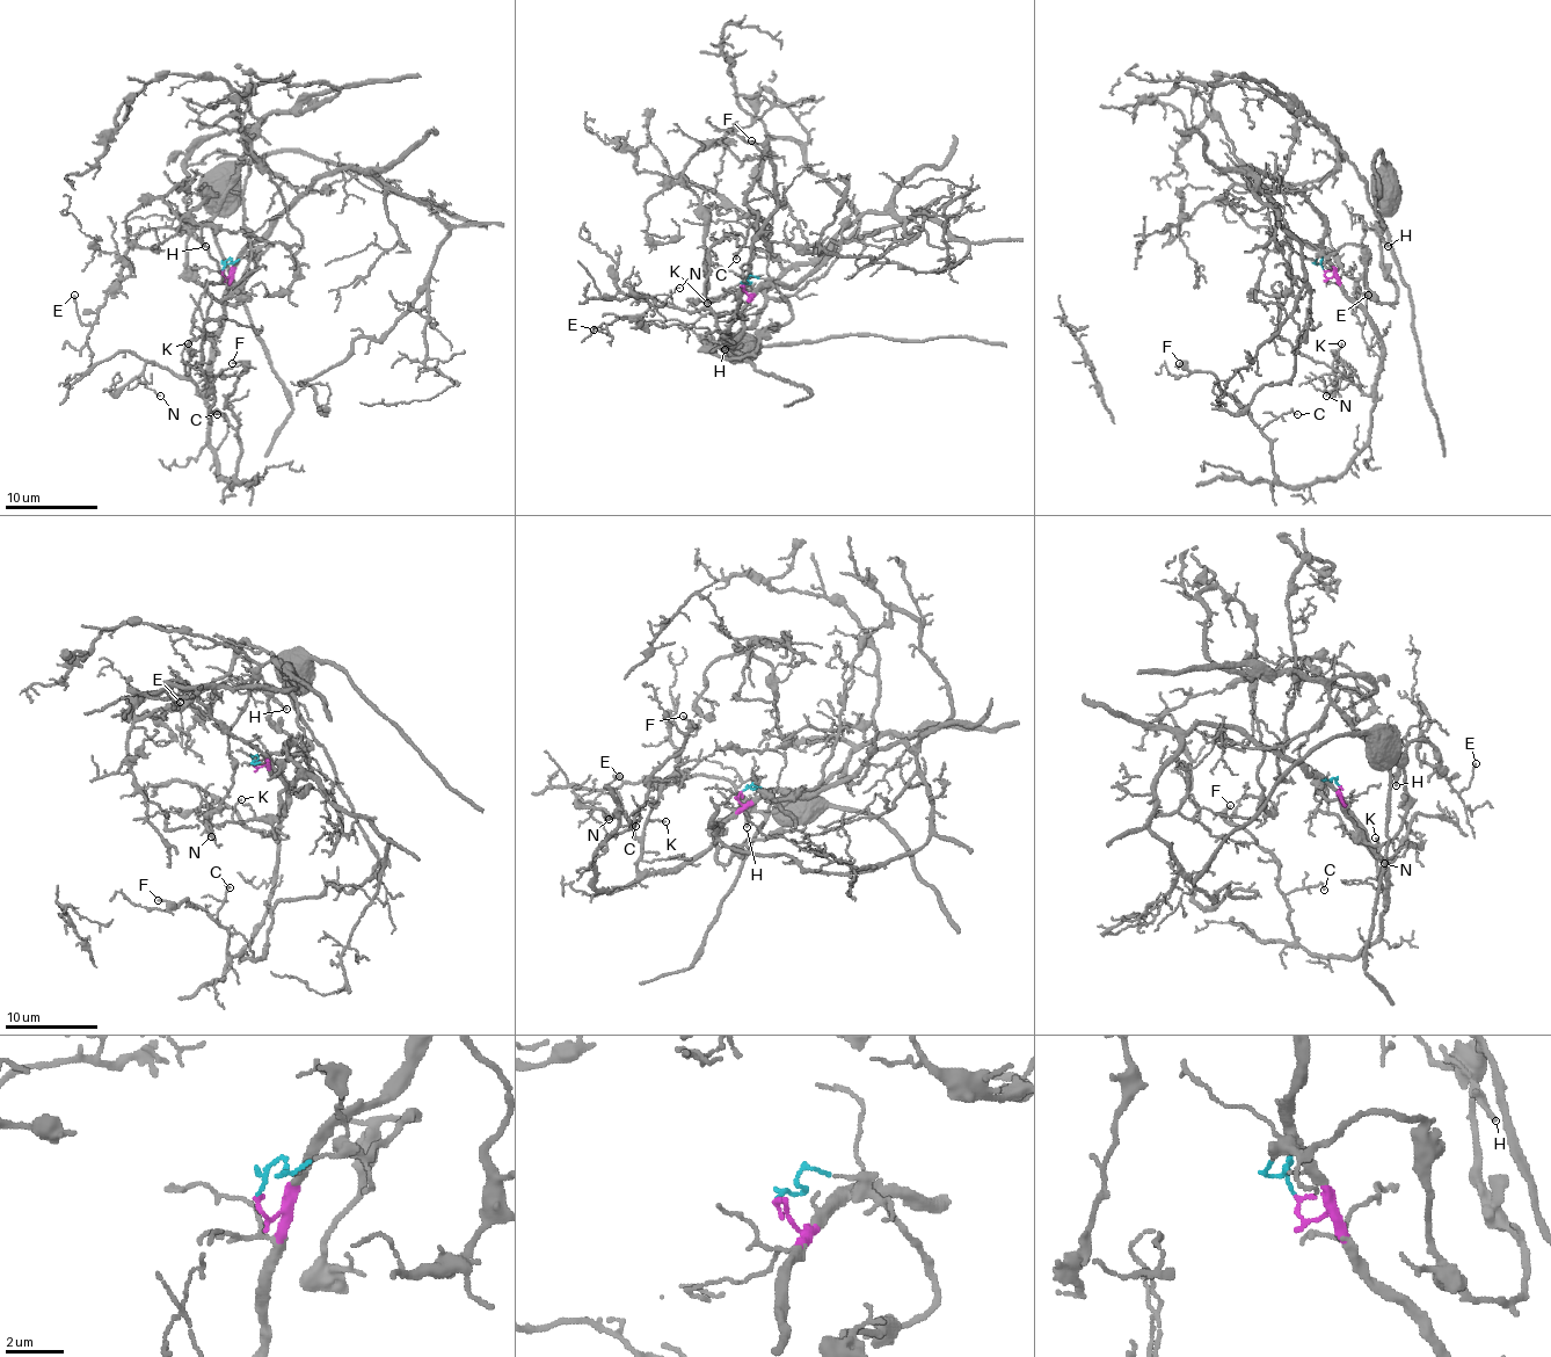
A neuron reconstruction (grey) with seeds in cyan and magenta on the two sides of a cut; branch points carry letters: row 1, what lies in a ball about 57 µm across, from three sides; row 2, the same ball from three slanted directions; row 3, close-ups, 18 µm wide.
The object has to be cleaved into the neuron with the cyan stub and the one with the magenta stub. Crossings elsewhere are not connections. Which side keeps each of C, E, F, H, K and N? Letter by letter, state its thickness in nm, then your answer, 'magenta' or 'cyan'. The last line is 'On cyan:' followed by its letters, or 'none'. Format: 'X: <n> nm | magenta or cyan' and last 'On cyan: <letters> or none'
C: 130 nm | magenta
E: 100 nm | cyan
F: 130 nm | magenta
H: 150 nm | cyan
K: 120 nm | magenta
N: 110 nm | magenta
On cyan: E, H

